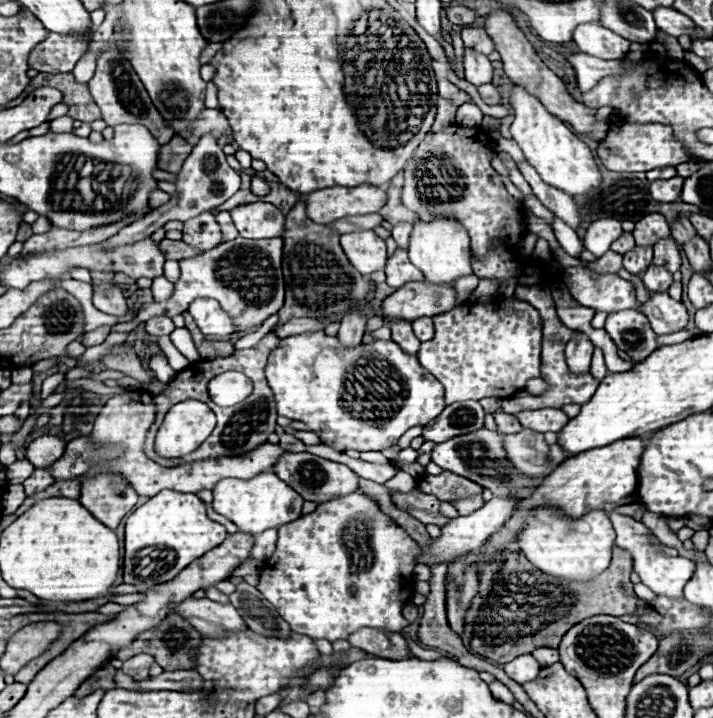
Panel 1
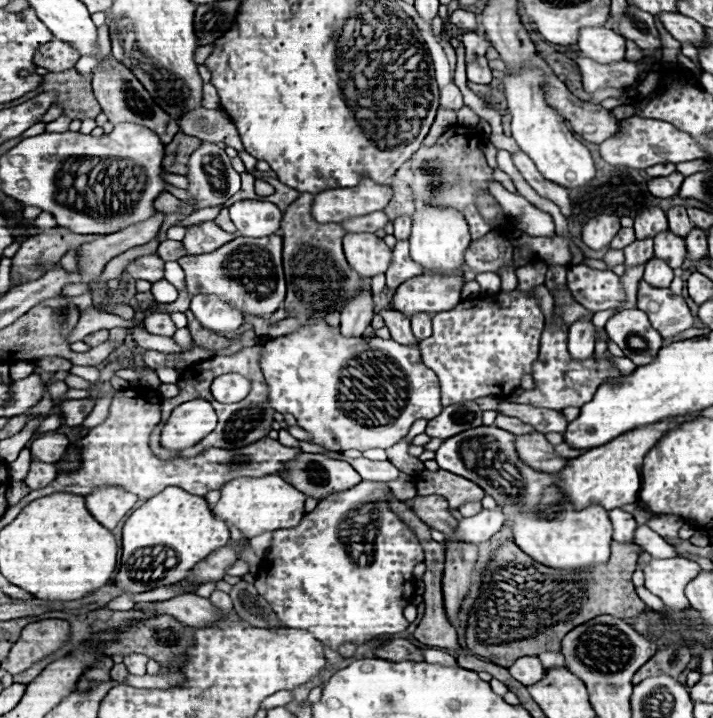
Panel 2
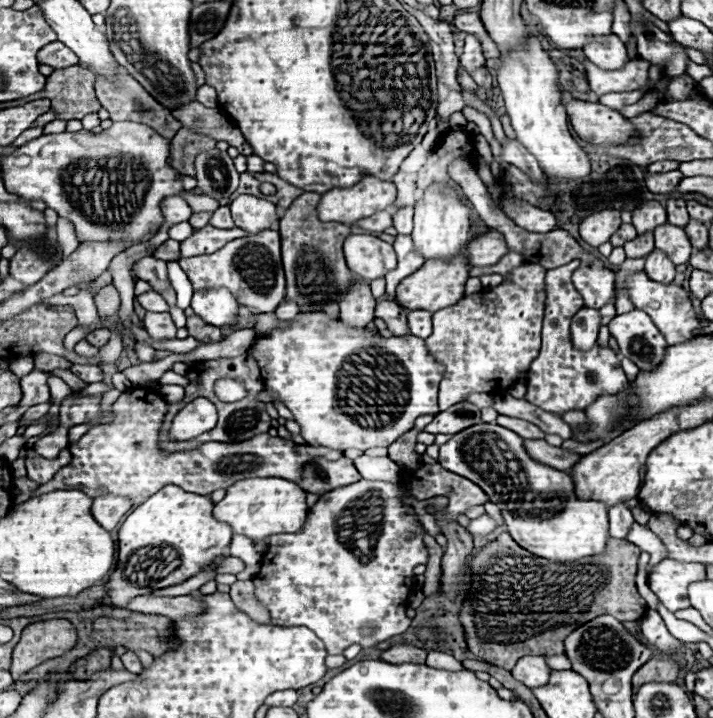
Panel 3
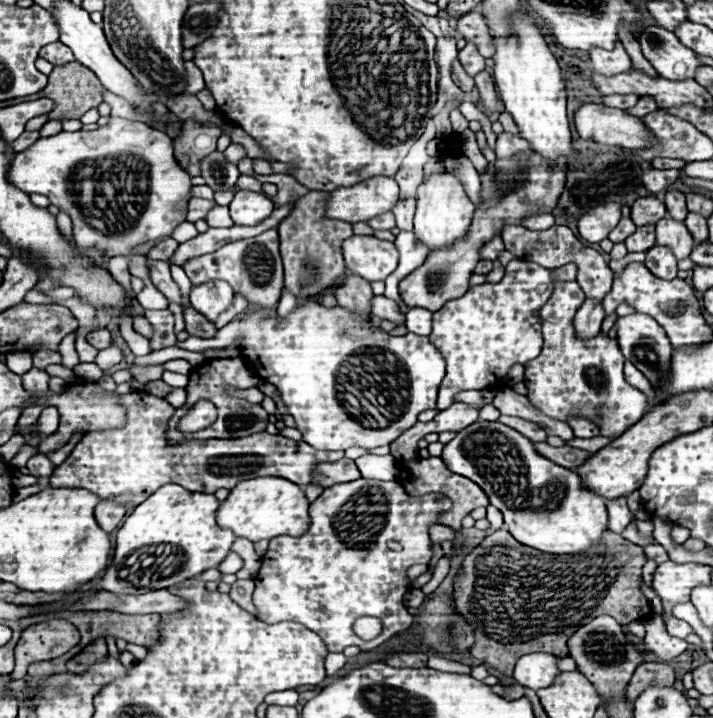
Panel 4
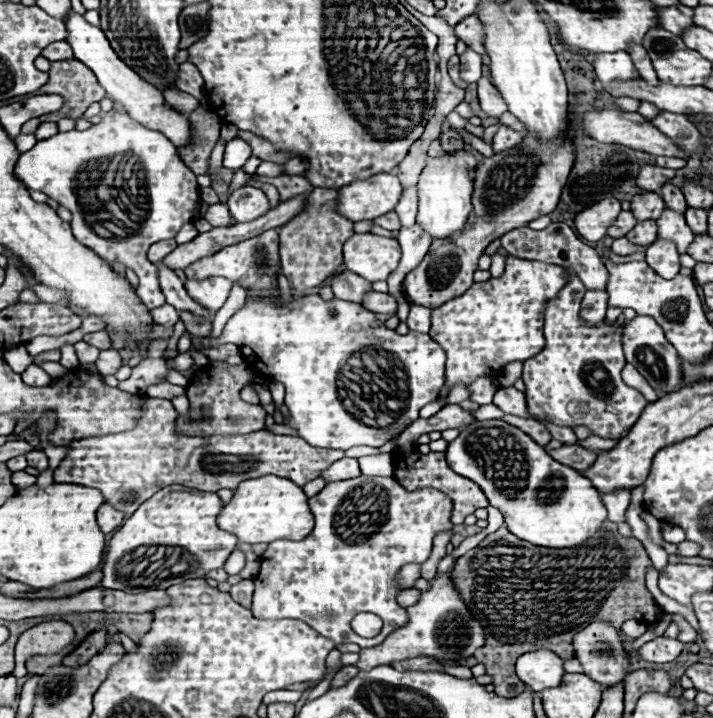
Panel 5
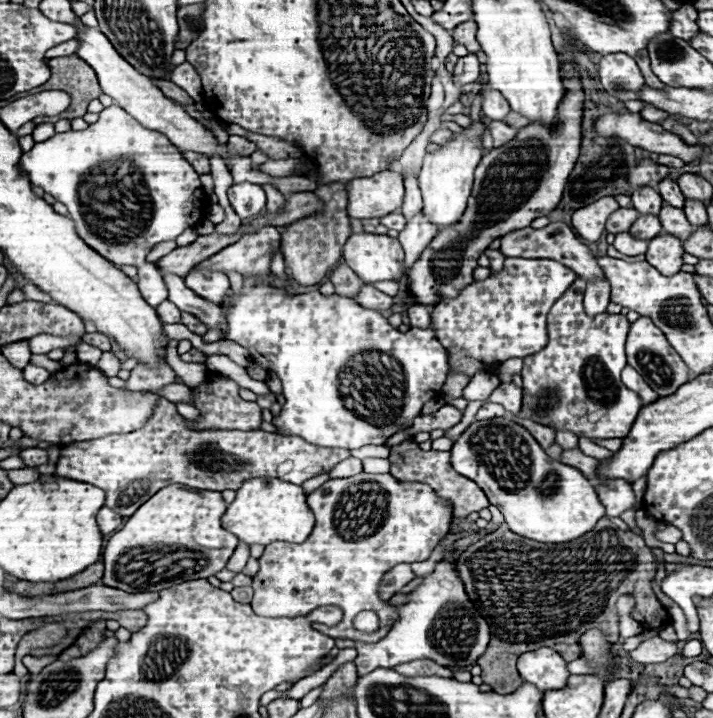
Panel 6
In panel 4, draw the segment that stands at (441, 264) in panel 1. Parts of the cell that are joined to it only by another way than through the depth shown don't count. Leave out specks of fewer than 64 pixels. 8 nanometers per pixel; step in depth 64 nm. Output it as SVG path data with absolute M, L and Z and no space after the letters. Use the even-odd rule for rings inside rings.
M432 174L424 184L418 188L416 200L416 216L414 216L414 234L422 240L422 244L434 252L440 248L450 248L456 240L468 234L468 226L472 222L474 204L468 200L464 186L454 174Z

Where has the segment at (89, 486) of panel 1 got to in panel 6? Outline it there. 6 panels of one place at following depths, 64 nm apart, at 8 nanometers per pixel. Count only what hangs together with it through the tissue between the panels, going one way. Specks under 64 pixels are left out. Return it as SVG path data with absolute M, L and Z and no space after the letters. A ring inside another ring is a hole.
M106 506L100 508L100 512L98 512L98 526L100 526L104 536L116 532L120 528L120 524L122 524L122 516L118 512L114 512L114 510L106 508Z

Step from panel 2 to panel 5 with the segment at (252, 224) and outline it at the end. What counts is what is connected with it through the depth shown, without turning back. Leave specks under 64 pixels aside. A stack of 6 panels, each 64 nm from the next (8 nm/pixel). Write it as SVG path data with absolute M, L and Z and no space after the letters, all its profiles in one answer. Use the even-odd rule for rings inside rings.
M242 186L228 198L230 214L236 222L252 222L270 210L270 202L260 188Z

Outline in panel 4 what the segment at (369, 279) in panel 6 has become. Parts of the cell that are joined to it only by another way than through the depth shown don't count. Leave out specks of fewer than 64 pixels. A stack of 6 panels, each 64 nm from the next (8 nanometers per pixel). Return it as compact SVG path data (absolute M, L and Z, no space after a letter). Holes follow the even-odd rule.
M350 236L342 250L348 272L368 282L384 280L398 264L396 246L374 236Z

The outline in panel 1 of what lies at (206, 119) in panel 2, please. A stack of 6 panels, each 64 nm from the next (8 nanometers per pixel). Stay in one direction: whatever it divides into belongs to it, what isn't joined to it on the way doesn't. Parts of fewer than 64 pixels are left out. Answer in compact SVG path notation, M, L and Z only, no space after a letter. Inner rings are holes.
M204 110L200 116L198 116L198 120L192 124L192 132L194 132L194 136L204 136L204 134L208 134L208 132L214 132L214 136L216 138L220 138L220 136L228 136L230 138L230 144L234 144L234 140L232 140L232 130L230 130L230 126L228 126L228 120L226 120L226 116L220 112L220 110Z

